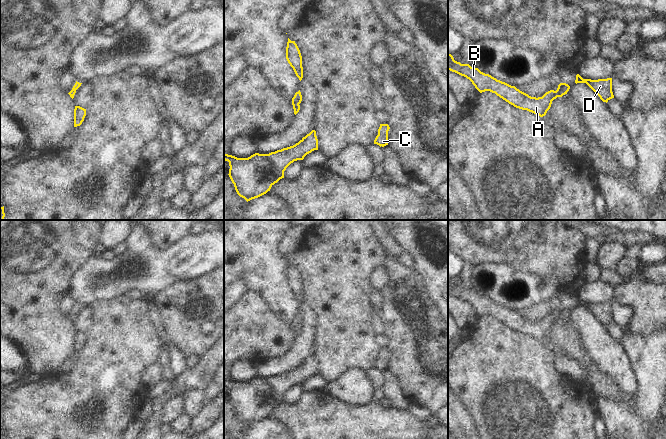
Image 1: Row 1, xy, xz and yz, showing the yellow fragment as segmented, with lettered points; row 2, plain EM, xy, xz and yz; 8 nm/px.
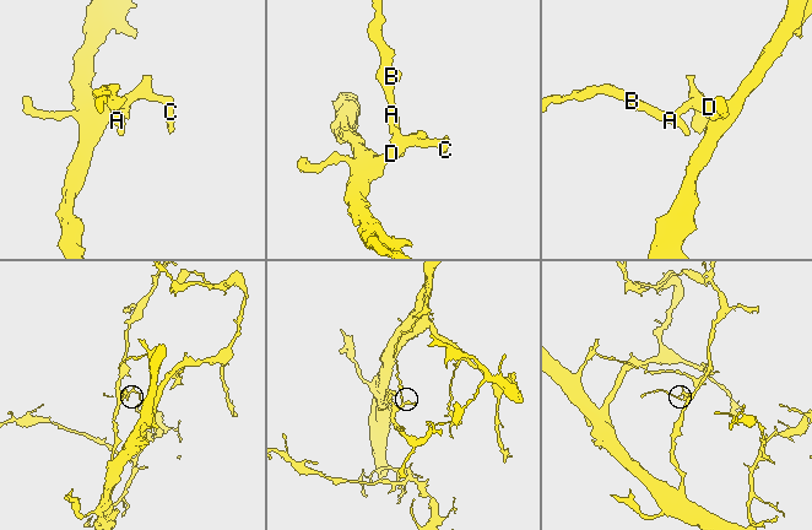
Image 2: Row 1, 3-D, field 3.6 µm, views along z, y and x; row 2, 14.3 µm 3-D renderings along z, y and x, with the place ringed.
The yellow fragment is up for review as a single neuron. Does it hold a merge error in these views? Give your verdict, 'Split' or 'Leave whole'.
Leave whole

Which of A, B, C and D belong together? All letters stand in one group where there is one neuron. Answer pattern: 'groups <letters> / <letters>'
groups A B C D

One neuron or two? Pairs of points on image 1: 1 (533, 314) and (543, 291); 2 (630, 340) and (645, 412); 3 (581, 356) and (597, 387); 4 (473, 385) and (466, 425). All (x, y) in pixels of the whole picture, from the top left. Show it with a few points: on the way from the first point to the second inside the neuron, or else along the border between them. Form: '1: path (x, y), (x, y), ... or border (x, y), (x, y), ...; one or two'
1: border (560, 298), (521, 310); two
2: path (646, 358), (646, 394); one
3: path (588, 364), (595, 379); one
4: border (458, 398), (477, 428); two

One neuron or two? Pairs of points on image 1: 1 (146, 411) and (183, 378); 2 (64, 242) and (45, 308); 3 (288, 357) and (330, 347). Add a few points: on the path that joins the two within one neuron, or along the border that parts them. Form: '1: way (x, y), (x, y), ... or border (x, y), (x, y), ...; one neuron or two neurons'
1: border (155, 400), (152, 406), (152, 413), (145, 422); two neurons
2: way (57, 258), (46, 270), (45, 292); one neuron
3: border (316, 328), (313, 334), (313, 353); two neurons

